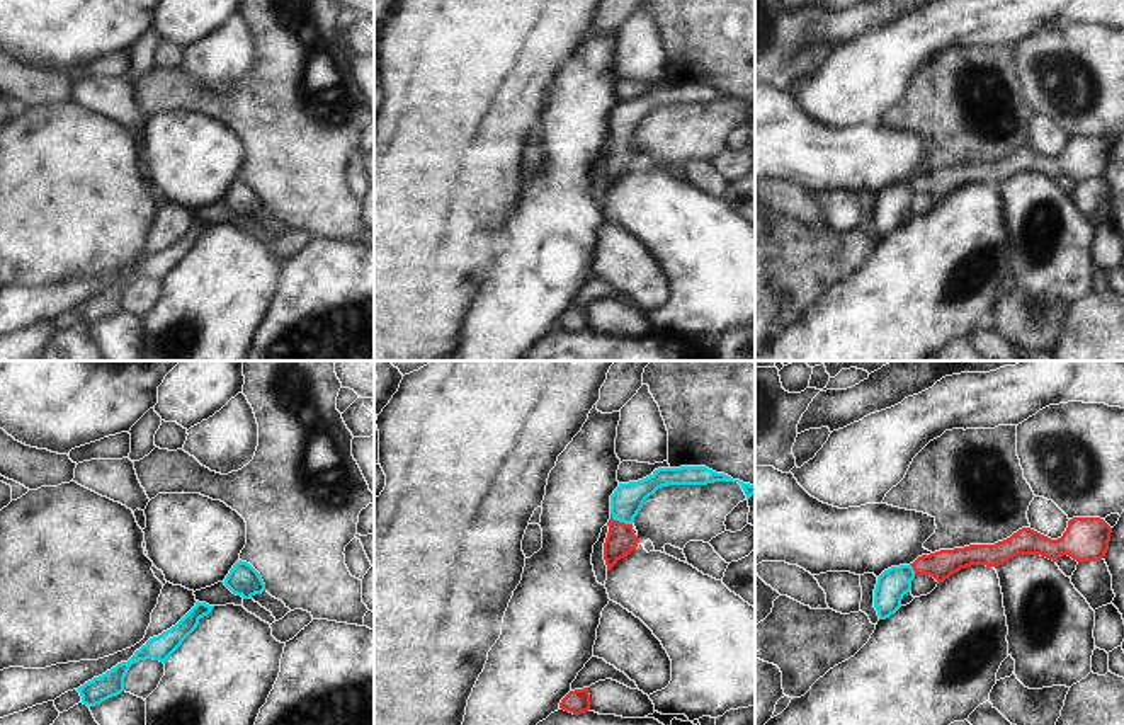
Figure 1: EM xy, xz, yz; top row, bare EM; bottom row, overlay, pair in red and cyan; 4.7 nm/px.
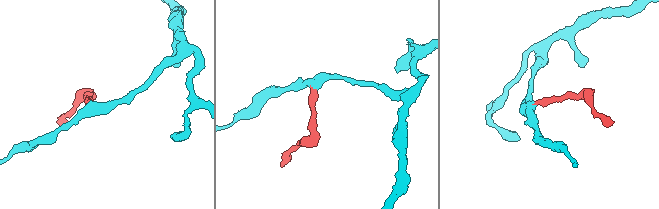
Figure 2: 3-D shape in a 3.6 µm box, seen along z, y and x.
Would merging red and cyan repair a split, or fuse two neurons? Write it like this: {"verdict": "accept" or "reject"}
{"verdict": "accept"}

